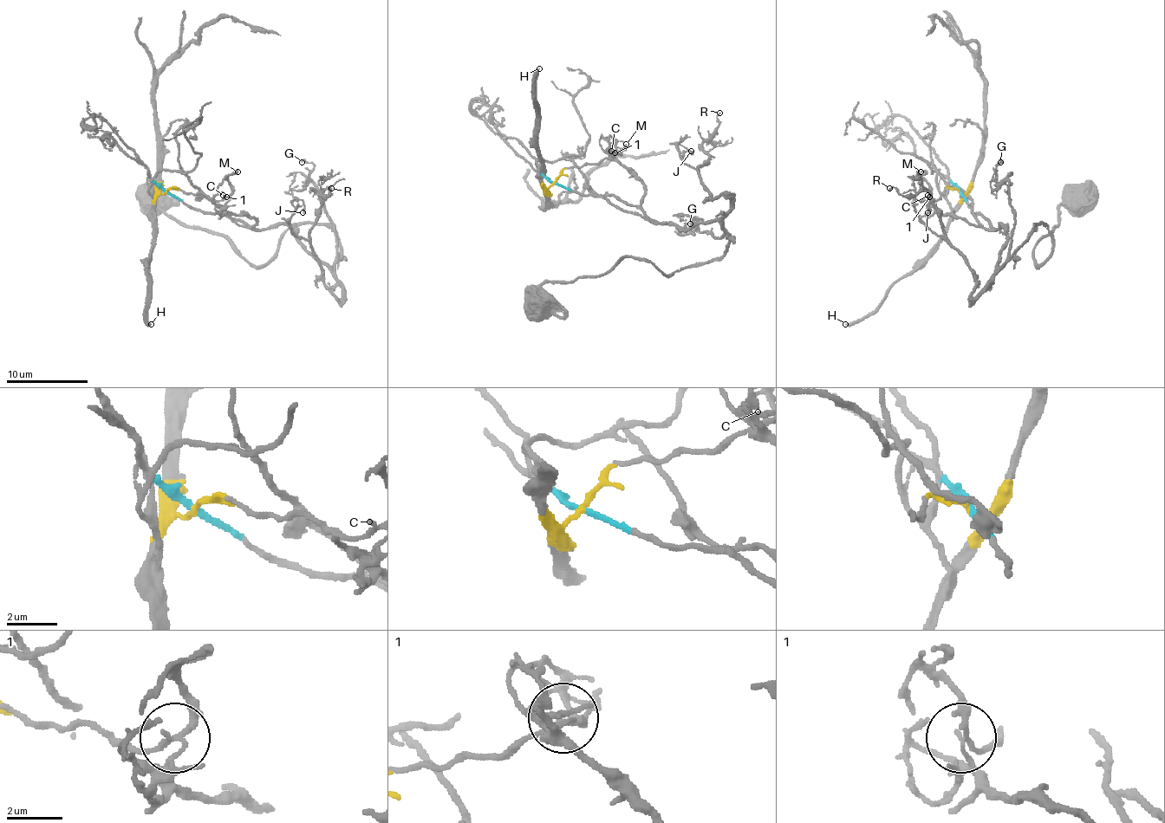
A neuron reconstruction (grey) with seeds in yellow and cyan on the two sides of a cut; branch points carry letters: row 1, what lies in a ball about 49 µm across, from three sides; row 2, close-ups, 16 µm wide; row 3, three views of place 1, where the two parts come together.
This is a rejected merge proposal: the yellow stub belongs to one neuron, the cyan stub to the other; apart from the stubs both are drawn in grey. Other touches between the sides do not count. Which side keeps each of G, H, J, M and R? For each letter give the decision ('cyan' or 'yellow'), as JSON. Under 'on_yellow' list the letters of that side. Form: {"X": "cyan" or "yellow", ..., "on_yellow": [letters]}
{"G": "cyan", "H": "yellow", "J": "cyan", "M": "yellow", "R": "cyan", "on_yellow": ["H", "M"]}

